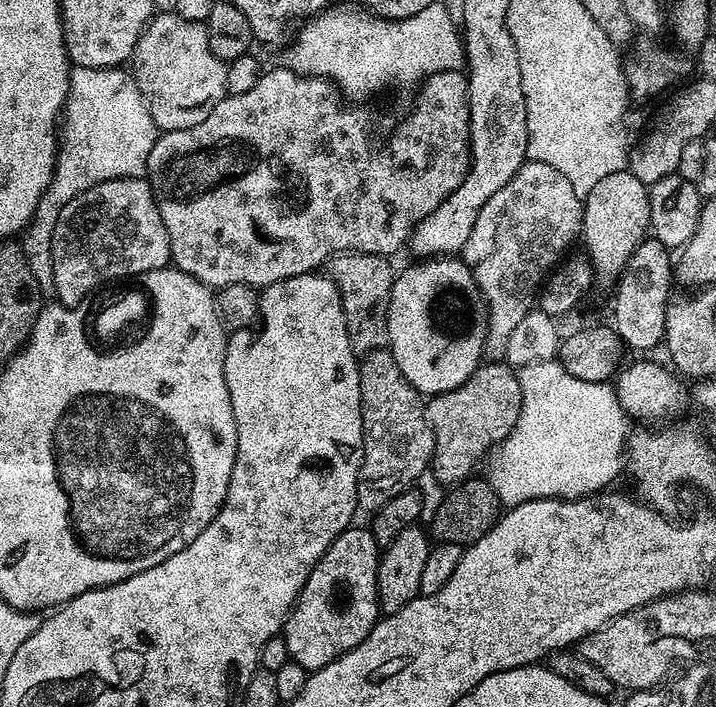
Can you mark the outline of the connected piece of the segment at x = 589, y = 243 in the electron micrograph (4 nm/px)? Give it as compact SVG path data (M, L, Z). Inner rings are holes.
M629 170L602 178L590 190L583 201L581 220L582 242L586 244L586 256L597 281L615 283L621 276L631 254L642 243L651 227L649 222L649 187L638 180Z

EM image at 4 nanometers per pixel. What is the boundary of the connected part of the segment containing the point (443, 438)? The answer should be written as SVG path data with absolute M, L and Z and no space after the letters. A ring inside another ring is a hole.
M504 362L481 363L457 388L437 392L427 401L428 425L435 436L431 471L444 486L469 479L472 472L508 436L522 406L520 377ZM485 455L485 456L484 456ZM484 456L484 457L483 457Z

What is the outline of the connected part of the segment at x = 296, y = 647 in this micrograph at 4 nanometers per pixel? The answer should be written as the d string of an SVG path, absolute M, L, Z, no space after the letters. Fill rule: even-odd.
M350 526L338 537L331 546L324 552L324 557L312 568L312 573L308 575L307 582L304 583L304 589L300 595L296 597L296 603L291 612L288 613L288 619L282 629L282 635L286 646L288 647L289 657L295 663L301 664L302 667L315 670L317 668L325 668L330 662L334 662L340 656L346 655L350 650L354 650L364 639L372 632L372 627L376 625L377 620L381 619L382 609L380 607L380 591L378 590L378 566L382 559L381 549L373 538L371 531L367 527L356 528L357 526Z

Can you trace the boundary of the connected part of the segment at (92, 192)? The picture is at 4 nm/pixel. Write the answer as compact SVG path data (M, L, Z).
M123 176L96 184L90 190L78 194L66 202L58 214L52 239L54 258L54 292L59 303L72 308L80 299L99 284L108 280L119 280L121 276L137 276L143 272L153 272L169 267L172 247L166 226L162 222L157 193L151 183L140 176Z

